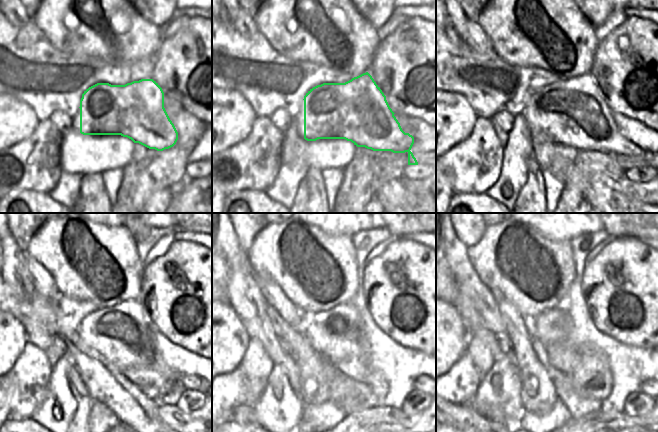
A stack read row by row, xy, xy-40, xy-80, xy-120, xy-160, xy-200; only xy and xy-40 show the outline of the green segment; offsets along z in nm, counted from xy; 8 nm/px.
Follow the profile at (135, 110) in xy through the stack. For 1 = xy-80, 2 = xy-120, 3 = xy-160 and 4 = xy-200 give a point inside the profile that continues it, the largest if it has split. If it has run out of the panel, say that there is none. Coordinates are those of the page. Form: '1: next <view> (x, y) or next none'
1: next xy-80 (574, 112)
2: next xy-120 (120, 335)
3: next xy-160 (338, 335)
4: next xy-200 (554, 325)

